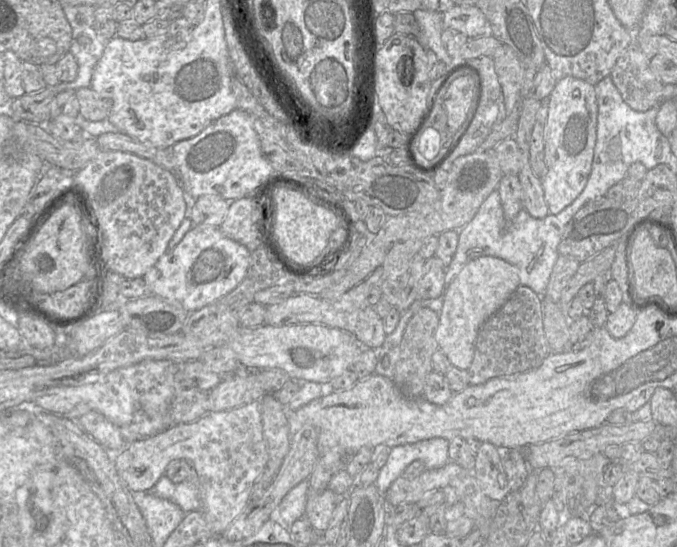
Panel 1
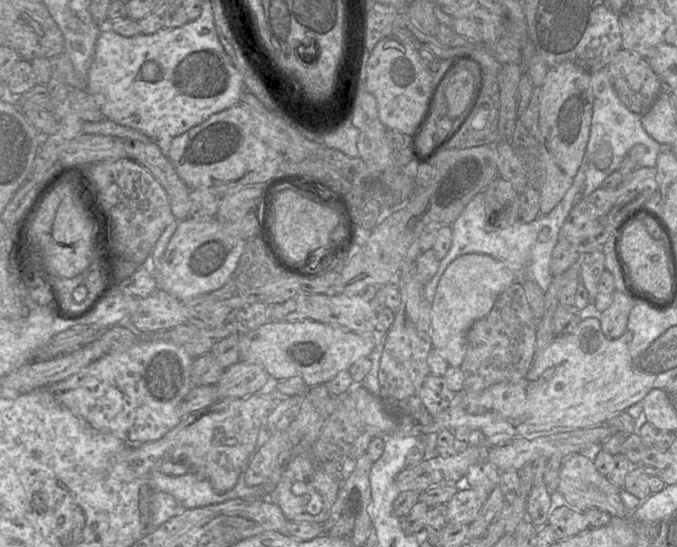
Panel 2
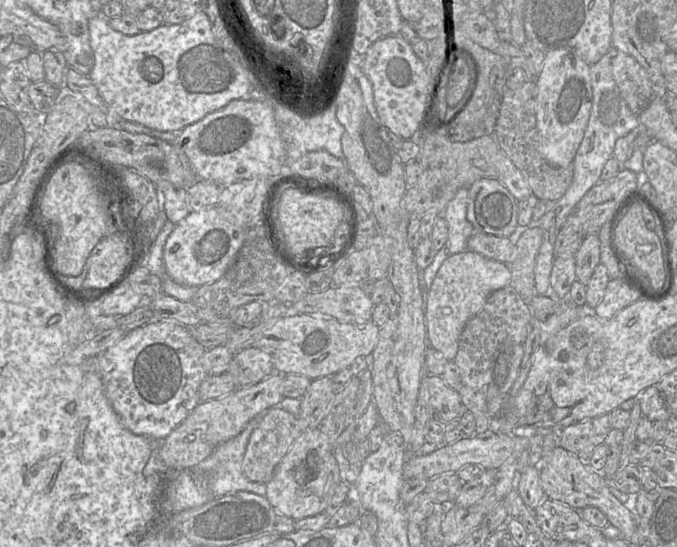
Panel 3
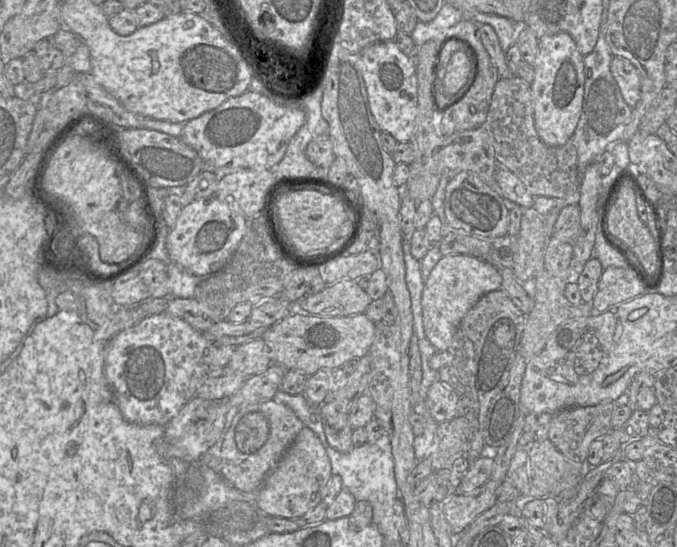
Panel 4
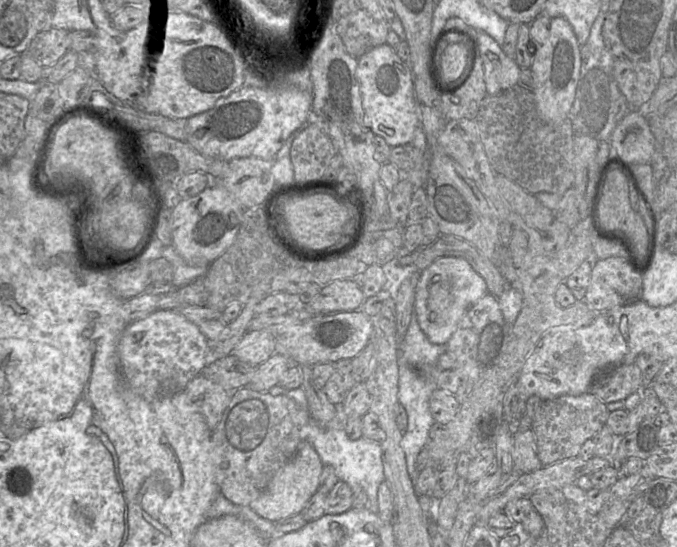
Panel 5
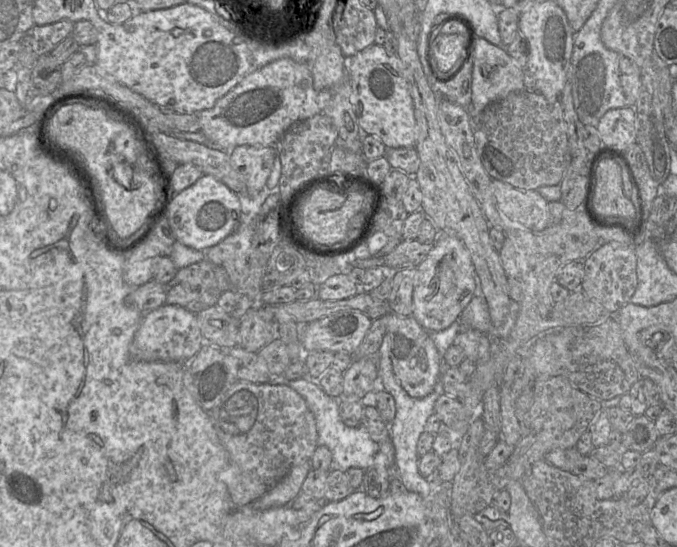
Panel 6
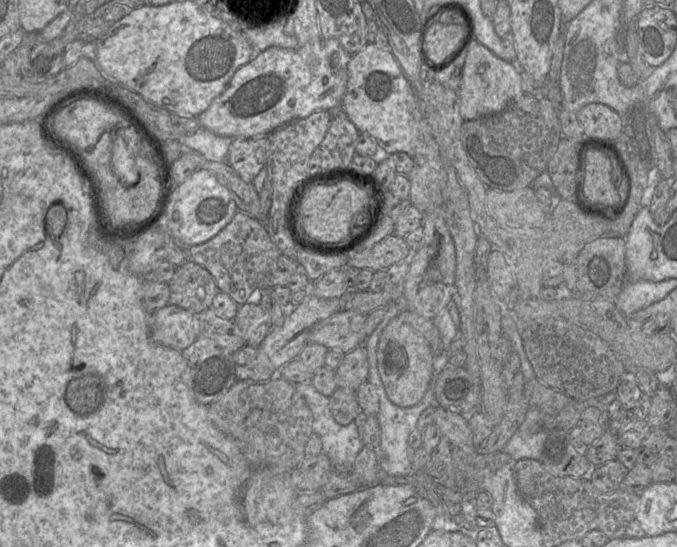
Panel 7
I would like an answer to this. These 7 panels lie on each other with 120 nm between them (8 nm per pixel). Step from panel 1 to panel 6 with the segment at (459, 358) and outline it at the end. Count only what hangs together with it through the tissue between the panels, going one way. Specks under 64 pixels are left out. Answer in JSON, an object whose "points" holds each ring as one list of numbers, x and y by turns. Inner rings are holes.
{"points":[[440,234,425,260,416,268,412,317,428,332,441,331,459,320,465,307,479,294,471,255,453,234]]}

